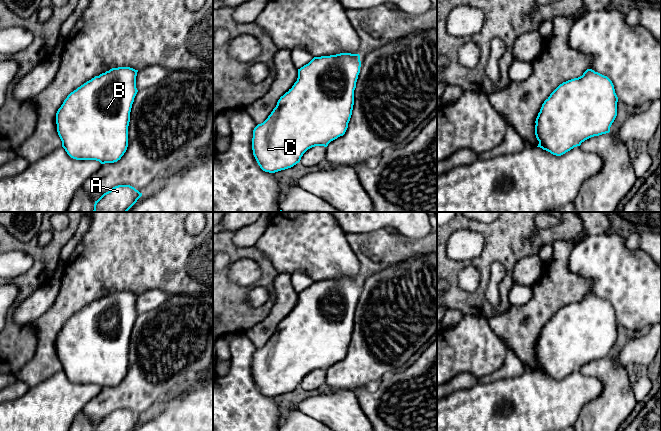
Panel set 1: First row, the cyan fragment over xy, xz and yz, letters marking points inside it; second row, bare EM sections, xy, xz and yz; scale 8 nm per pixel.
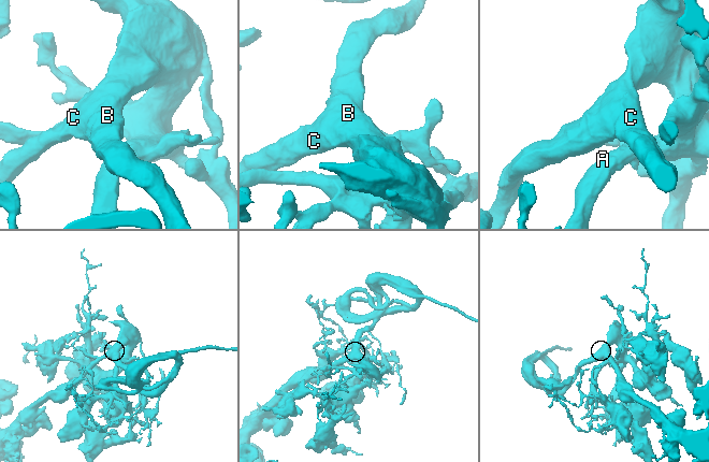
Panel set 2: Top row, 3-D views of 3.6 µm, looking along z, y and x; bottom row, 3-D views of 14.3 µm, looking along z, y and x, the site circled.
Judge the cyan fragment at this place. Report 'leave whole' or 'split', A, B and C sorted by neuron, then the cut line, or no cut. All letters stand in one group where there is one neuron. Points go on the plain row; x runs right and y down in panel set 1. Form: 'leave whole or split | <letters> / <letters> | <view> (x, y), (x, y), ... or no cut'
leave whole | A B C | no cut

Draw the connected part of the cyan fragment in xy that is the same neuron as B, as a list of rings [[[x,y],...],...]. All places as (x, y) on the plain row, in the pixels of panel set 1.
[[[130,291],[112,292],[67,320],[56,337],[56,348],[62,371],[71,382],[96,384],[101,388],[121,383],[128,371],[130,336],[138,316],[137,296]]]

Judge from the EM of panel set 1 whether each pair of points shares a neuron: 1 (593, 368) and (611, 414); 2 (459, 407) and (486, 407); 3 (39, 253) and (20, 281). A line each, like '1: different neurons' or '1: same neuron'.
1: same neuron
2: same neuron
3: same neuron

